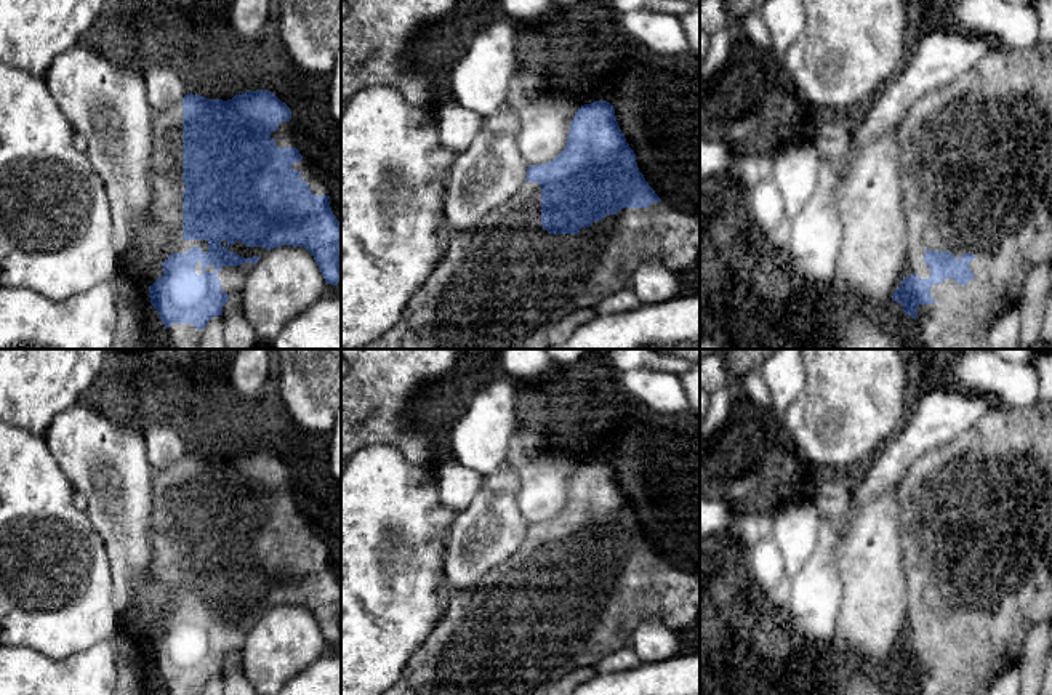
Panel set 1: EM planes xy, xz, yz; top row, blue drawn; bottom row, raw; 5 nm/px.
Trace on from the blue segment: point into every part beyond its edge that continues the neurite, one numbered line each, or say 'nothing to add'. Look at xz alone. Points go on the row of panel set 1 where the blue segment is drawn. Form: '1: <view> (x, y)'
1: xz (501, 284)

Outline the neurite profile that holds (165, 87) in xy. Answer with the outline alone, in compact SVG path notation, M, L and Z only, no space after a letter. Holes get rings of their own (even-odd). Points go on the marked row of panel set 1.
M168 61L151 62L144 77L147 101L154 114L171 109L189 93L178 64Z

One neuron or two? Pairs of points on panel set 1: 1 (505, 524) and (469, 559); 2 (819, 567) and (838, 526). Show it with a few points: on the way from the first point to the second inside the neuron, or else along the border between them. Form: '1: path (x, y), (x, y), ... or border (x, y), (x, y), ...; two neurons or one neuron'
1: path (497, 532), (477, 551); one neuron
2: path (823, 558), (828, 535); one neuron

